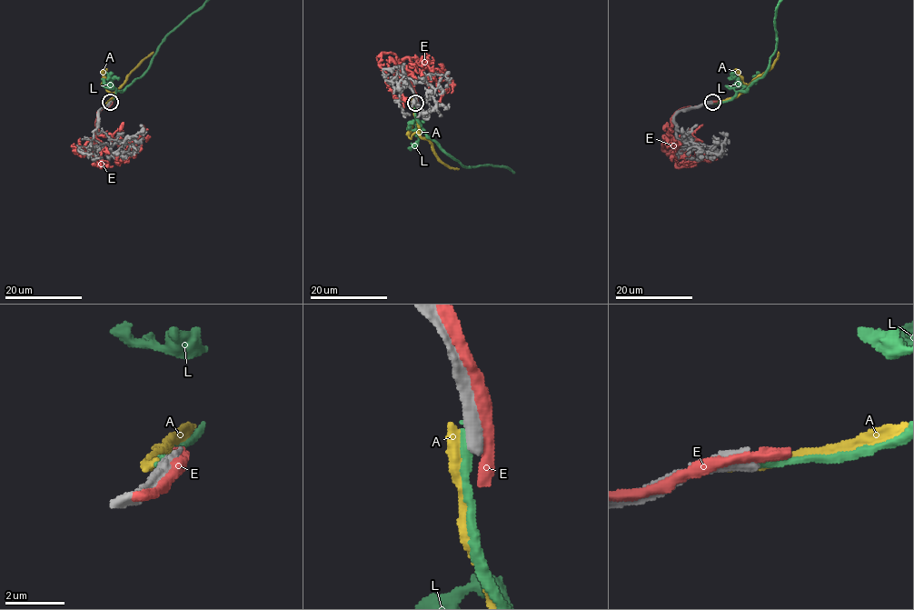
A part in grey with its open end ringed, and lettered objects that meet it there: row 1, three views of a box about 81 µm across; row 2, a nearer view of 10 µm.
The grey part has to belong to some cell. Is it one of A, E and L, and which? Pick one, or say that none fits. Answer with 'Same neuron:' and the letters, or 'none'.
Same neuron: none

